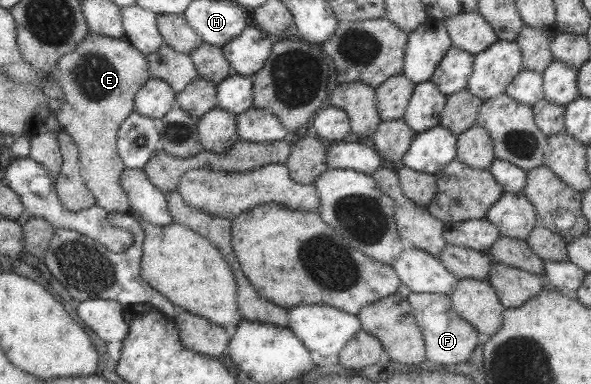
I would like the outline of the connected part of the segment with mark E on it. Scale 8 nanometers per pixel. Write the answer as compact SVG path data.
M88 34L73 51L63 54L50 76L62 92L56 120L77 148L79 175L94 197L95 205L108 212L128 212L129 202L120 184L123 162L117 153L117 132L132 111L134 94L150 77L148 62L124 38Z

